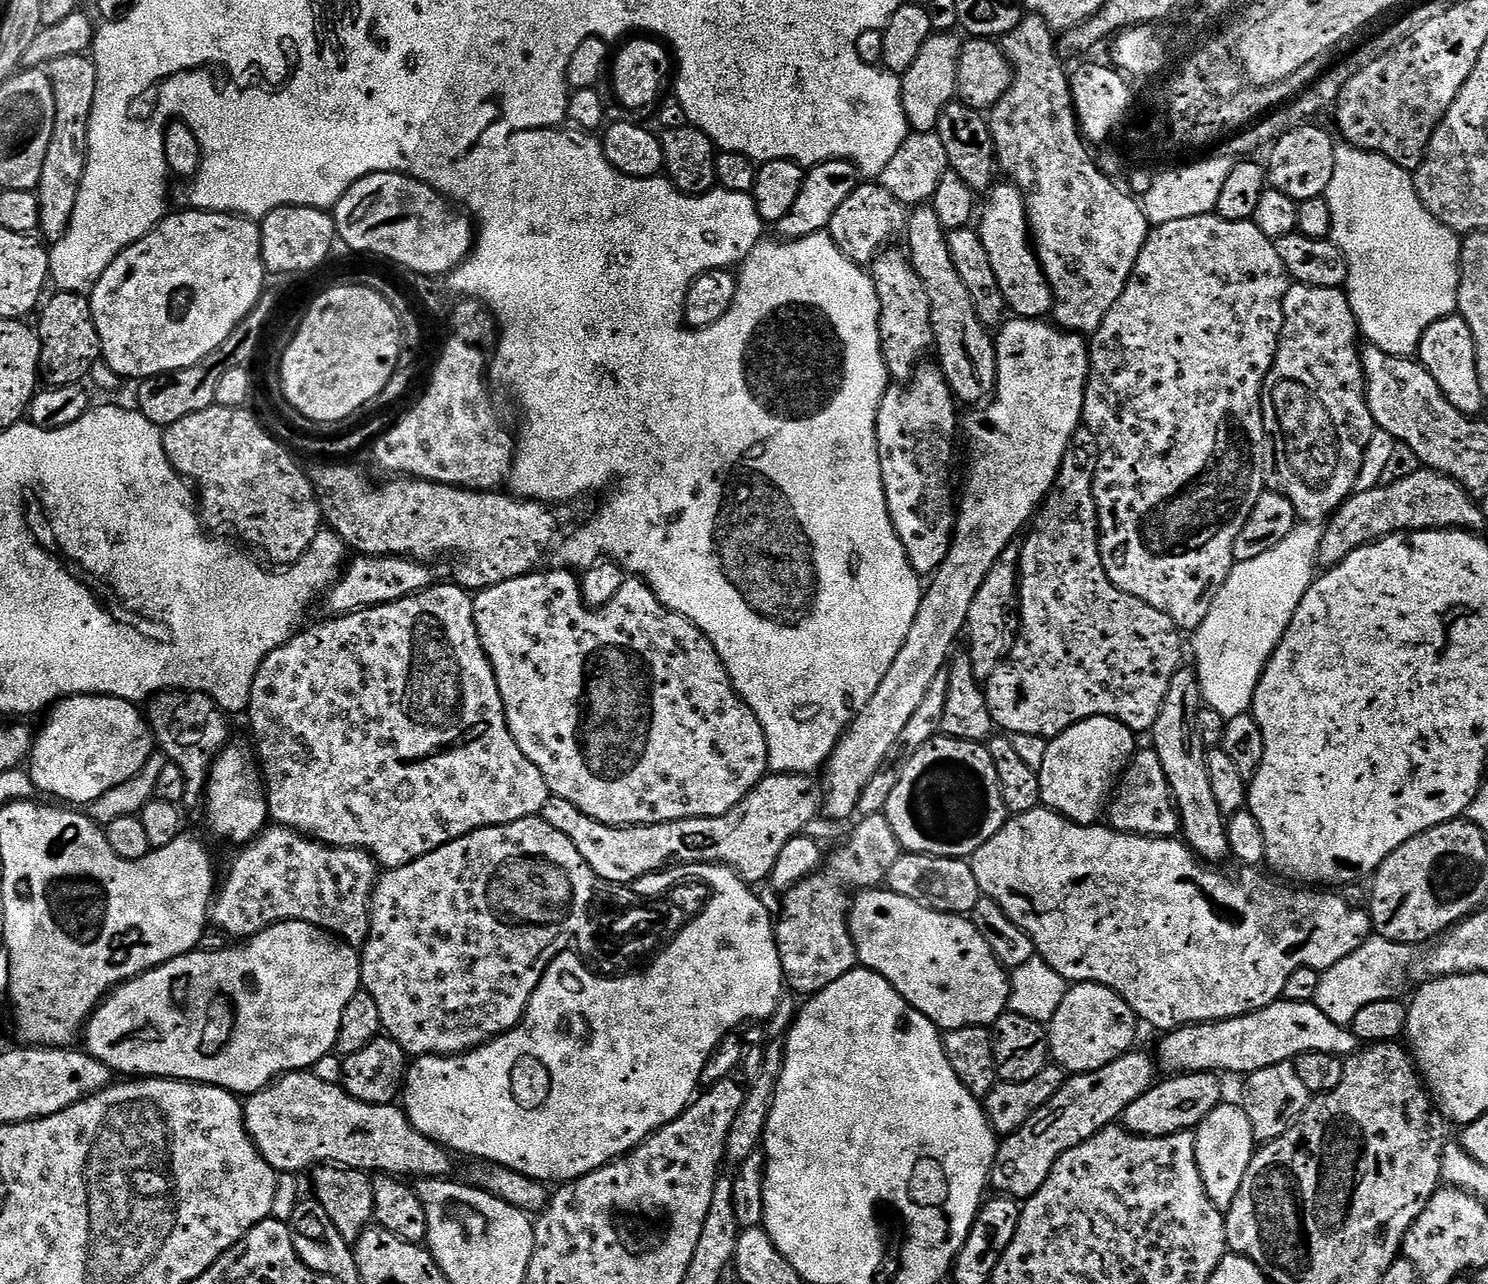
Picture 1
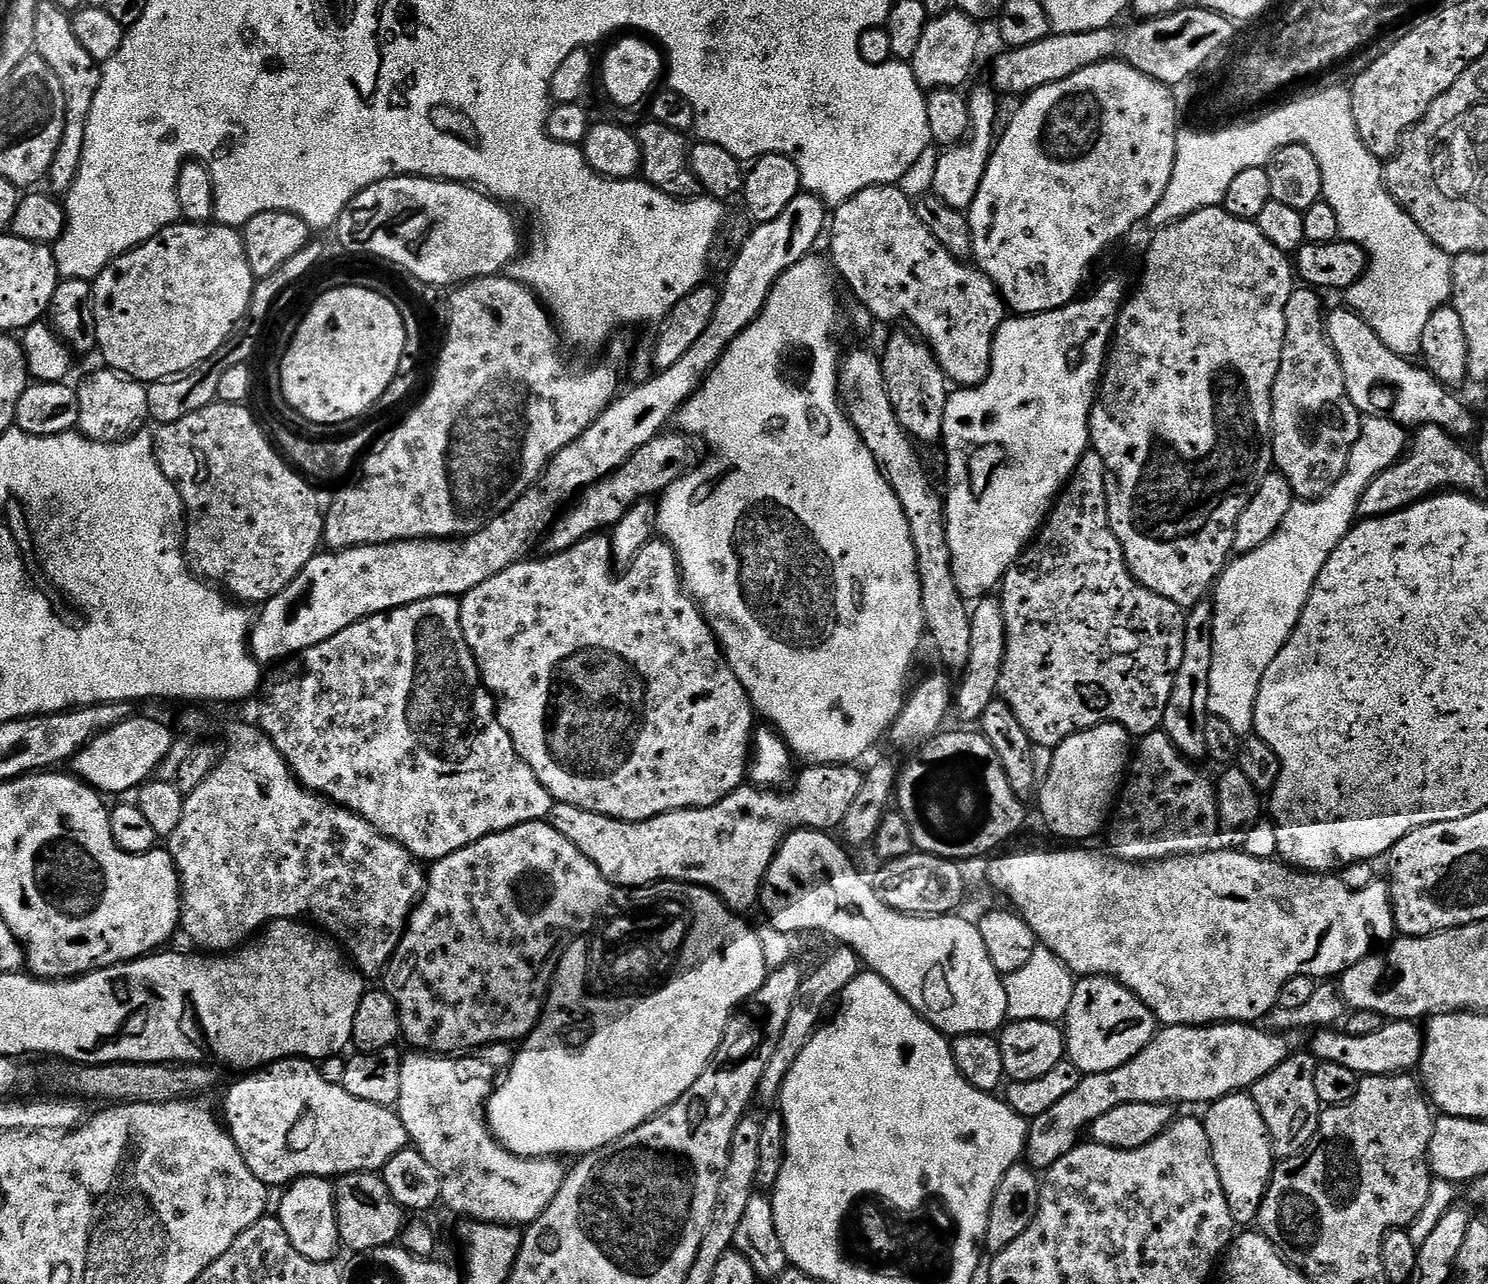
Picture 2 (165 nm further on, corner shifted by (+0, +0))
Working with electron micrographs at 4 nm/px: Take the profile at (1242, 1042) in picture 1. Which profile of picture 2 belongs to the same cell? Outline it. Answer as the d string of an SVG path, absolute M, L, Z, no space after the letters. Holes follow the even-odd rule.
M1393 1020L1385 1023L1378 1034L1352 1036L1346 1030L1320 1030L1315 1033L1310 1051L1317 1061L1338 1062L1346 1070L1354 1070L1361 1078L1365 1076L1399 1076L1408 1074L1419 1065L1424 1050L1421 1029L1411 1020Z

